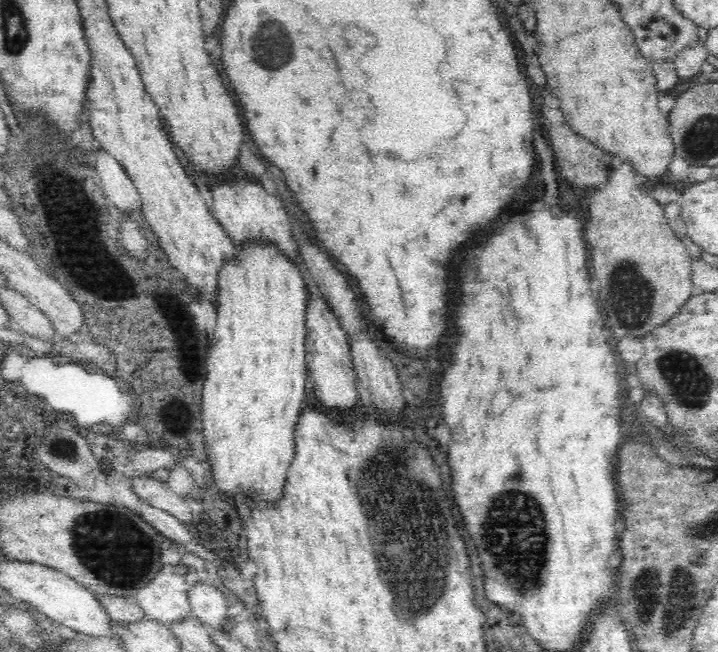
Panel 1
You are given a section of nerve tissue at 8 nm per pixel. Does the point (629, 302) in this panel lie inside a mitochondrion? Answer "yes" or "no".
yes

